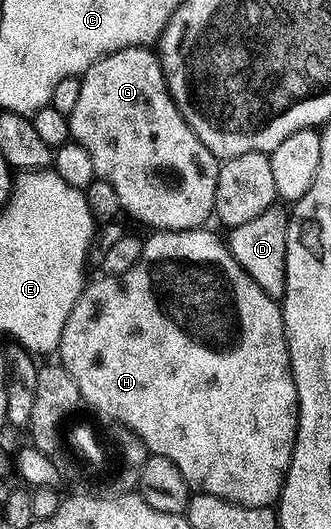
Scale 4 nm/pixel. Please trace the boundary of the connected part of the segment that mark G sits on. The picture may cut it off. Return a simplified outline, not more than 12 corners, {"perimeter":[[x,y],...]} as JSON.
{"perimeter":[[142,45],[91,65],[71,140],[149,230],[213,216],[221,162]]}

